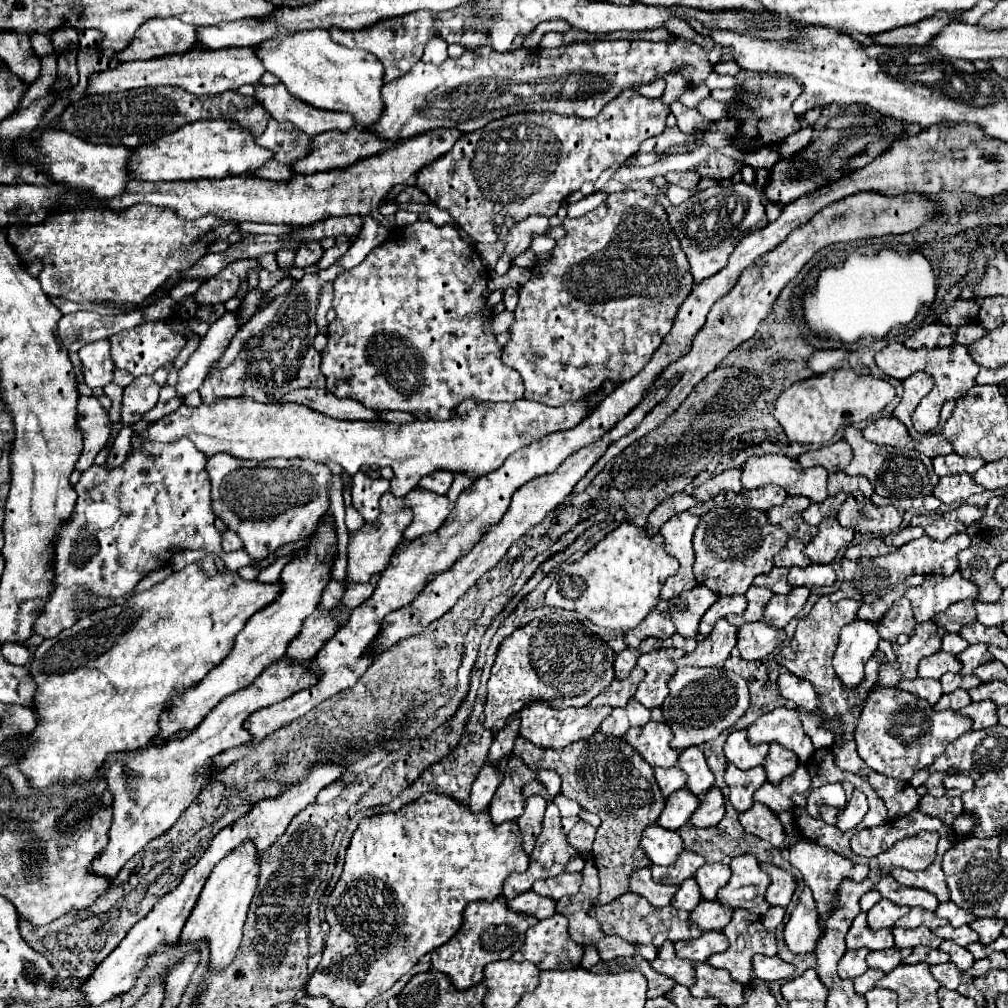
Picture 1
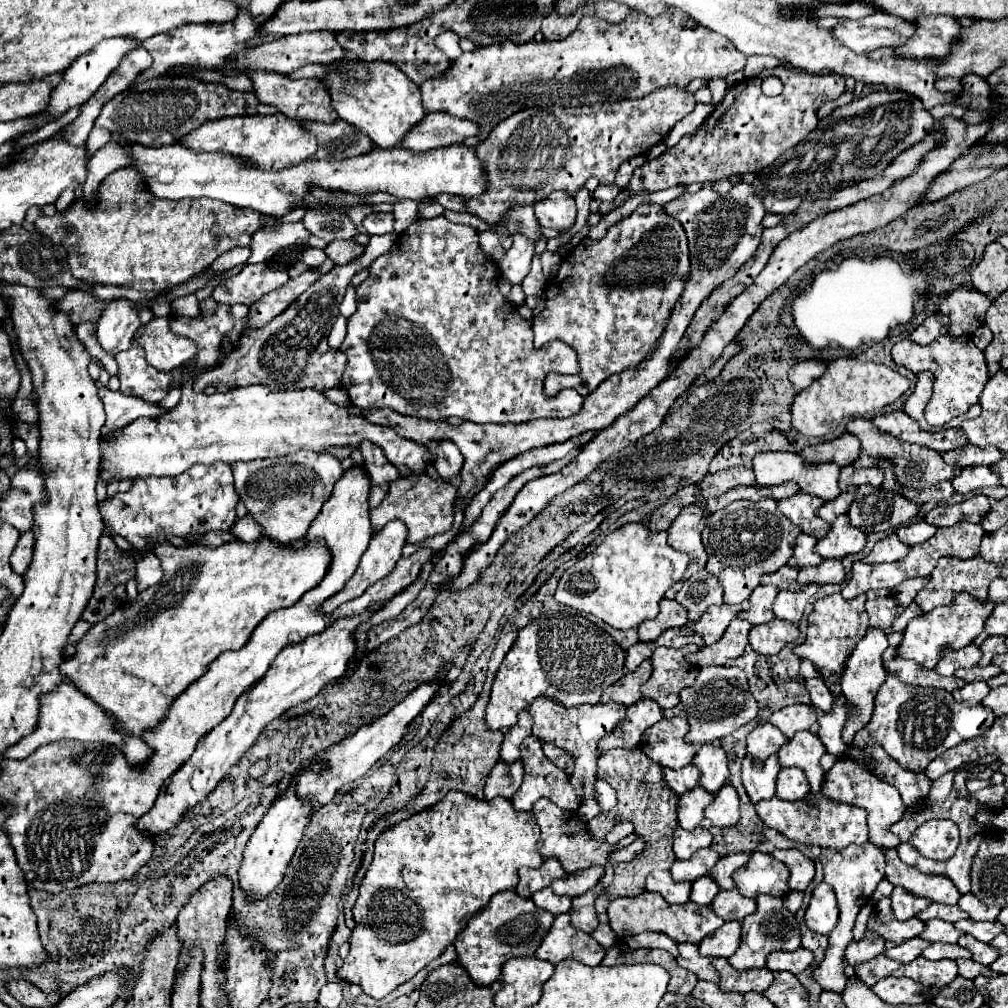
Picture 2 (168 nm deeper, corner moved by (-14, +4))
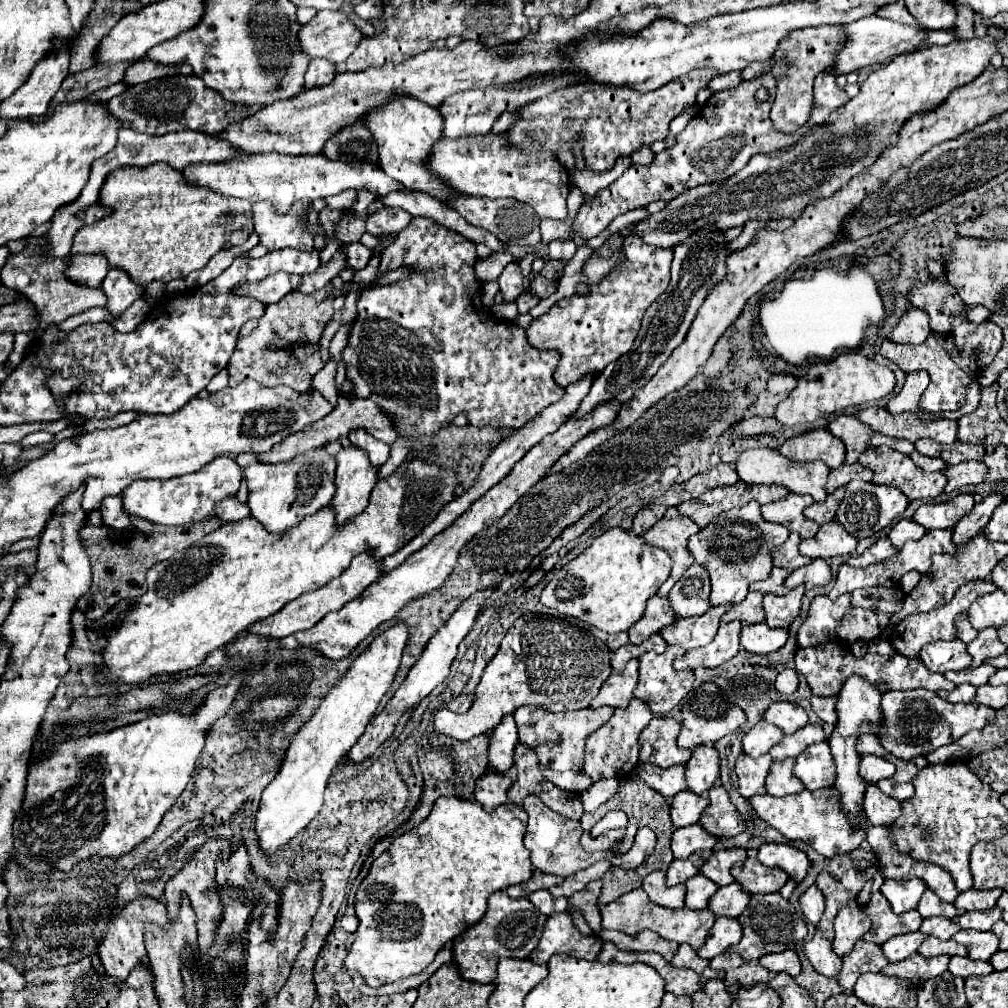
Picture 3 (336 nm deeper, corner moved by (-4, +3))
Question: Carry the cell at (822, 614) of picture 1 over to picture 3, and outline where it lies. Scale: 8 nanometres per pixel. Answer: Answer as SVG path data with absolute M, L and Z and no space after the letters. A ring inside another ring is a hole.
M843 594L837 600L831 600L829 596L815 596L815 600L811 602L809 616L797 632L797 644L801 648L807 648L823 642L833 642L835 640L833 628L845 616L849 604L851 604L849 594Z

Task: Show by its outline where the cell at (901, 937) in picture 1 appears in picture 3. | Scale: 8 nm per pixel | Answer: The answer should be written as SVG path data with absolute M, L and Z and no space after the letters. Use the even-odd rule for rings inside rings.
M925 918L921 924L921 932L937 936L939 940L949 940L959 930L959 924L953 924L949 918Z

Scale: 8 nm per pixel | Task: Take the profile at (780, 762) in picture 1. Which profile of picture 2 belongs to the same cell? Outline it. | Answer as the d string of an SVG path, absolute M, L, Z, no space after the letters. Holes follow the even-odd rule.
M799 731L793 739L789 739L781 749L779 749L779 765L783 769L787 767L799 767L809 779L811 791L821 789L823 781L823 769L819 765L821 755L825 753L825 747L817 735L811 735L809 731Z

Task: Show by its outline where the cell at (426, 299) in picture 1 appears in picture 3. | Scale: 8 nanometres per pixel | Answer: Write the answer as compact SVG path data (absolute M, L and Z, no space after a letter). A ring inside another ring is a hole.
M413 218L409 228L401 230L399 236L395 238L395 242L391 246L385 248L383 256L381 256L381 266L379 266L379 274L399 268L399 266L407 266L407 268L417 268L417 272L413 272L413 276L409 276L409 280L401 280L397 284L387 284L387 288L369 288L369 292L363 292L357 300L357 320L355 326L351 330L349 336L349 346L343 352L343 360L347 366L347 378L353 380L355 384L355 396L357 398L369 398L377 404L381 404L381 408L385 408L385 412L389 412L389 416L395 418L397 430L403 436L411 436L411 438L431 438L441 430L441 424L449 424L457 414L467 412L469 416L469 424L483 428L485 426L507 426L507 428L521 428L525 426L533 416L537 416L537 412L541 412L543 408L547 408L549 404L557 402L565 390L555 384L553 380L553 372L559 364L559 356L553 350L537 350L527 342L525 330L511 324L509 322L501 322L497 320L487 308L483 308L481 304L481 286L475 278L475 266L477 262L477 252L475 252L475 244L467 238L463 238L457 232L451 232L449 228L437 224L431 218Z

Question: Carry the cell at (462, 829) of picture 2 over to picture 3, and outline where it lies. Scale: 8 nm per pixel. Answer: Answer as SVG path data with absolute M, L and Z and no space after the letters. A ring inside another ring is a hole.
M439 798L433 812L417 828L395 838L391 848L375 858L367 878L361 882L355 898L355 912L361 922L349 956L345 958L345 968L359 972L373 988L419 974L427 968L447 942L483 918L491 892L529 880L533 868L529 850L523 846L525 828L527 812L519 804L507 802L493 812L485 812L475 800Z

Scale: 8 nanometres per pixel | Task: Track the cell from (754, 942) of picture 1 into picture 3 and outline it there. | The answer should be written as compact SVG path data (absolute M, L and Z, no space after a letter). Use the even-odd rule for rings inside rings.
M779 892L751 896L751 902L747 904L745 912L739 916L739 922L743 926L743 938L739 944L731 946L729 950L737 952L747 962L757 962L761 956L771 952L783 952L787 948L795 948L795 944L807 936L805 920L801 918L801 914L797 914L793 904L785 900Z

